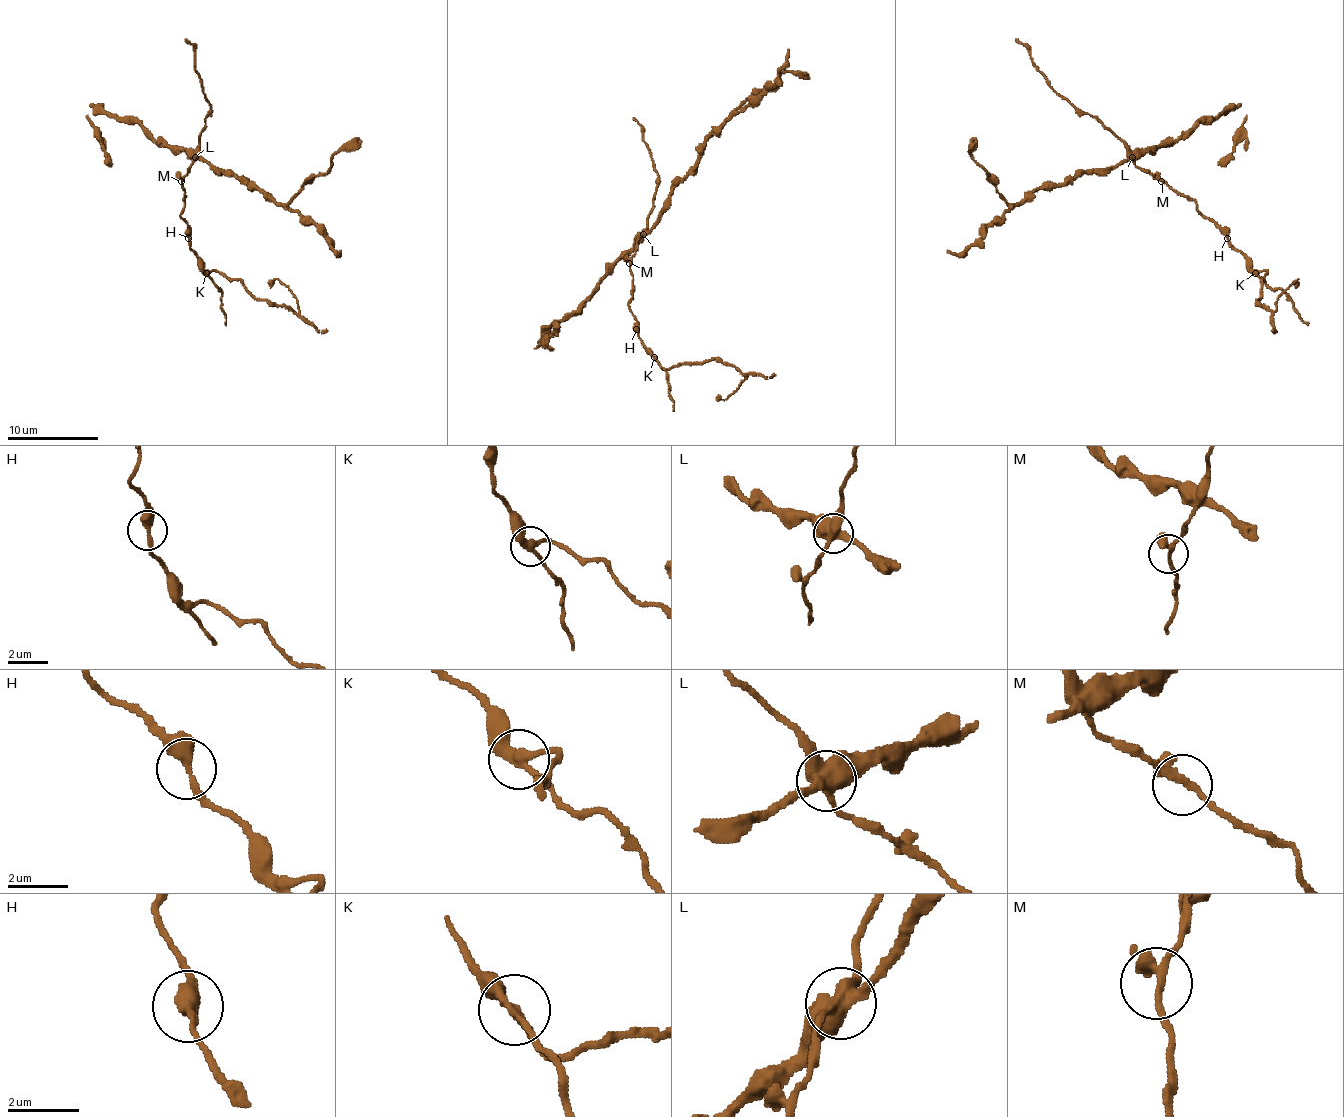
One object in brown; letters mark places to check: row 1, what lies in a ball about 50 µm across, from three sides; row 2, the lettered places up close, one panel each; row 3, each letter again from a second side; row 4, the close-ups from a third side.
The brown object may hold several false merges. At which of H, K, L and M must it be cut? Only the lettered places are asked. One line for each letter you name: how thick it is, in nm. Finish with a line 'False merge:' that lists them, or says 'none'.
K: 280 nm
L: 500 nm
False merge: K, L

